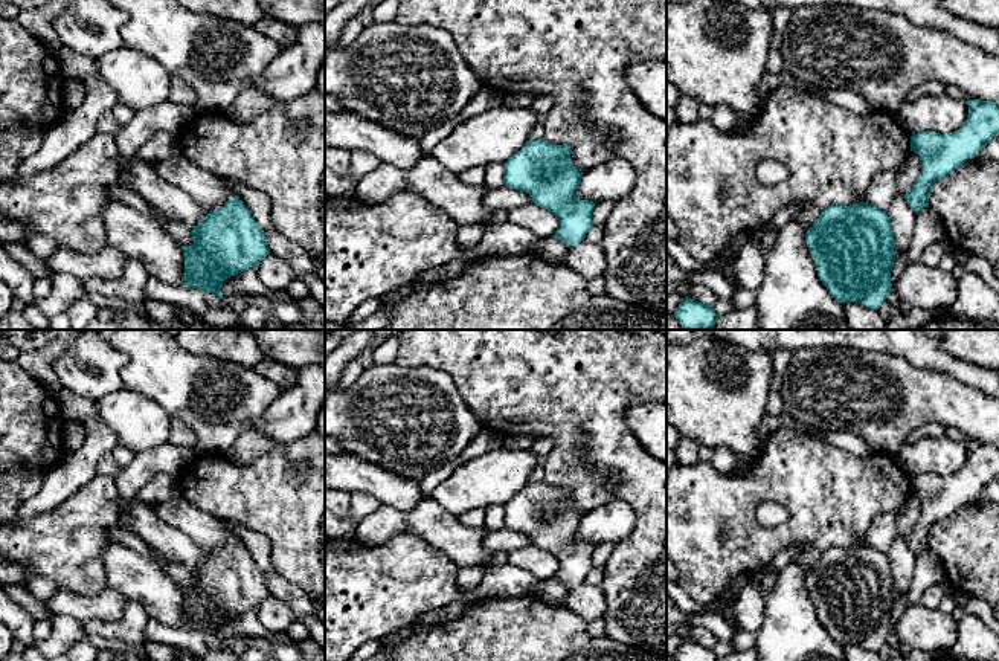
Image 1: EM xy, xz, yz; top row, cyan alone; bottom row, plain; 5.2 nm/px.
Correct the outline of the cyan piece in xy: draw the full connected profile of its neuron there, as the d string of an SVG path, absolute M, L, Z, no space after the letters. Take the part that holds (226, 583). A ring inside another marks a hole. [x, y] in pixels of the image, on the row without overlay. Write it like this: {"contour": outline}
{"contour": "M238 537L232 539L220 551L209 556L191 572L194 585L181 588L185 600L185 624L181 629L201 632L204 637L212 635L224 641L220 630L224 623L249 609L258 609L259 605L271 595L264 572L252 559L249 550Z"}

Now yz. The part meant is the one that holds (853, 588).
{"contour": "M868 545L831 547L805 576L818 618L840 646L859 644L879 652L891 634L895 582L886 553Z"}

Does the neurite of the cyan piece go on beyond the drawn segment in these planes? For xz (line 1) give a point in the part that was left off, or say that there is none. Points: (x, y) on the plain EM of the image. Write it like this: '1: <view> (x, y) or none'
1: none

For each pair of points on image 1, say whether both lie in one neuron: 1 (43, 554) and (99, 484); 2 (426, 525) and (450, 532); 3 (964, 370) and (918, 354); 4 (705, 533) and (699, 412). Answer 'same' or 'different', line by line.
1: same
2: same
3: same
4: different

